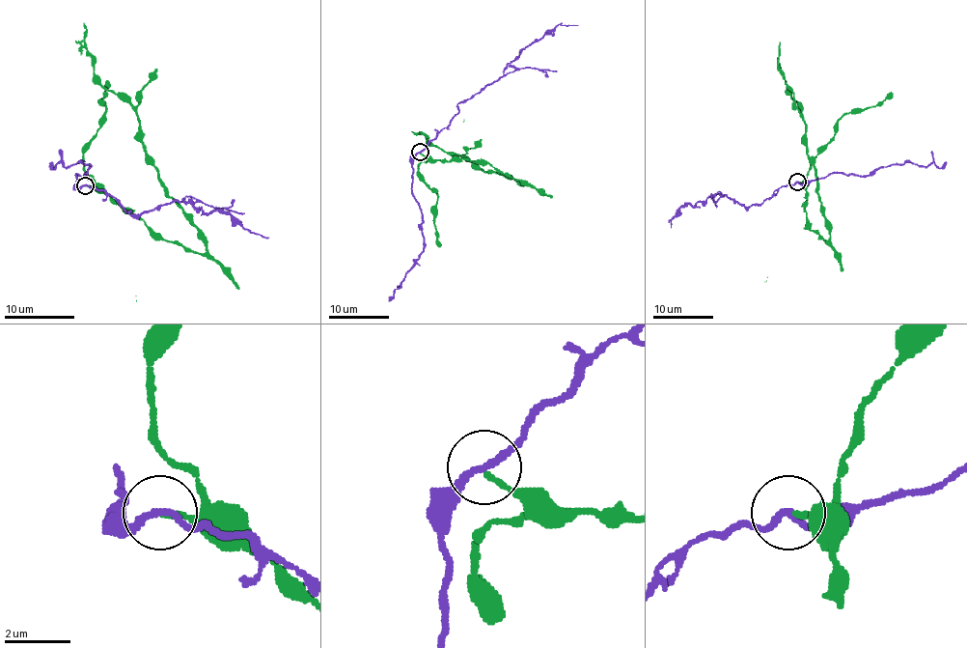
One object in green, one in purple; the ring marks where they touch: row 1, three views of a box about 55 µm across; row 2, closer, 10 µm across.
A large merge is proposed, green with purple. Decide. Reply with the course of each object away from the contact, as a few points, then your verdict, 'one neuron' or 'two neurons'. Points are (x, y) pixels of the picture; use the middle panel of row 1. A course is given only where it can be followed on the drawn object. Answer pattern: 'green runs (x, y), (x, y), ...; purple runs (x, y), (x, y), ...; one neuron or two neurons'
green runs (420, 153), (435, 160), (467, 158), (485, 161), (523, 184), (480, 169), (461, 155), (444, 153), (419, 134); purple runs (420, 153), (449, 125), (459, 103), (504, 74), (504, 70), (522, 49), (540, 40), (557, 24), (578, 24); two neurons

